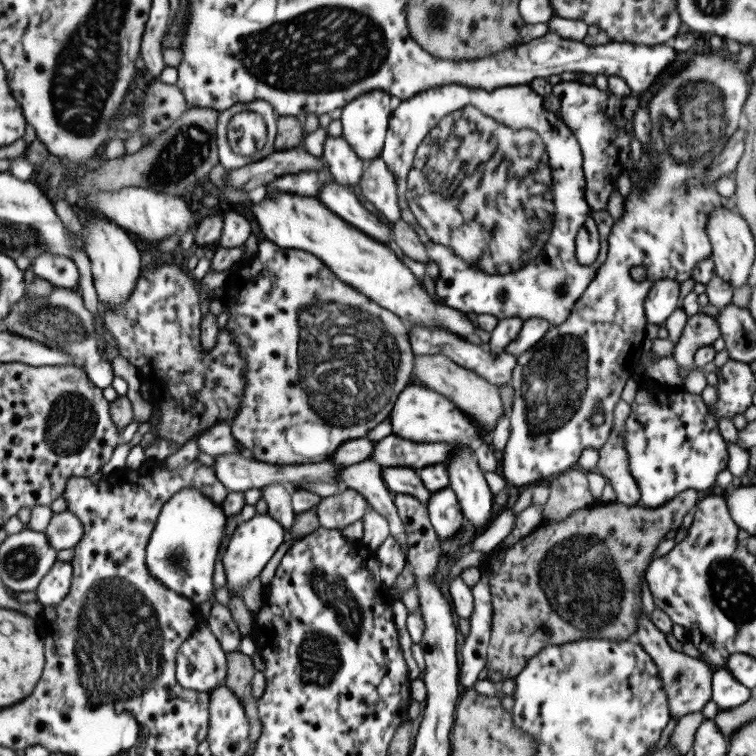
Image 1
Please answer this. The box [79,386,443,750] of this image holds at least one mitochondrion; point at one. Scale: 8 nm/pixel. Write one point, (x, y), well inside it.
(115, 639)

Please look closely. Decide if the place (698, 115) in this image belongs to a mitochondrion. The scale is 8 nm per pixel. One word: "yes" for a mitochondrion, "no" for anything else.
yes

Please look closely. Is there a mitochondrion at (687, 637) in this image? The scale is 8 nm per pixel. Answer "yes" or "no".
no

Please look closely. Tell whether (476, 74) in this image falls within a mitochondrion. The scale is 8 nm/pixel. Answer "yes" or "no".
no

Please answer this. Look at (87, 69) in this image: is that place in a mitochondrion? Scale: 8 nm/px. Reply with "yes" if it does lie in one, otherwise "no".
yes

